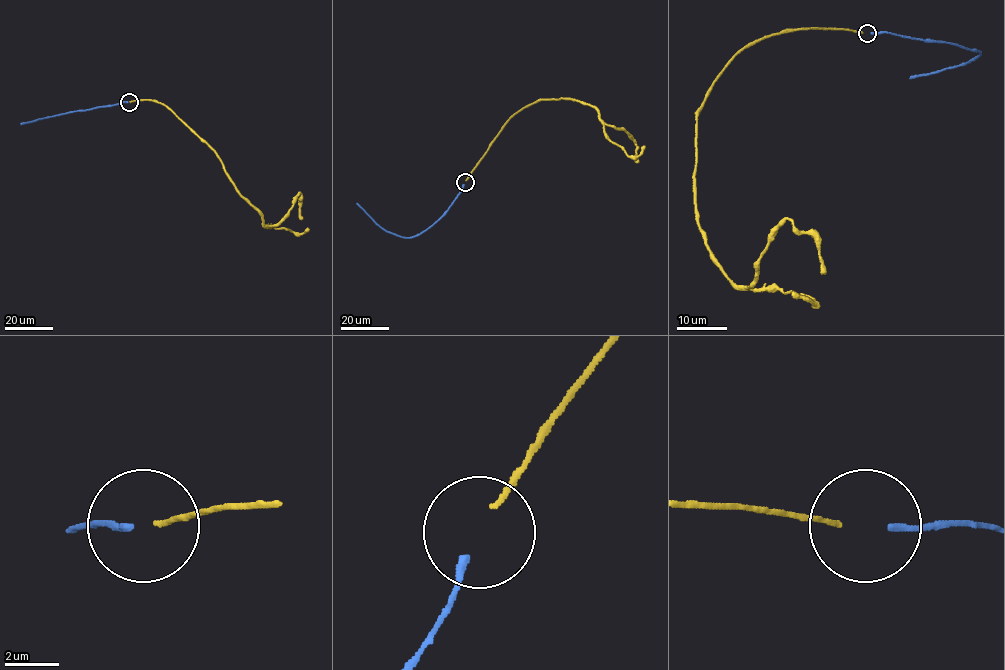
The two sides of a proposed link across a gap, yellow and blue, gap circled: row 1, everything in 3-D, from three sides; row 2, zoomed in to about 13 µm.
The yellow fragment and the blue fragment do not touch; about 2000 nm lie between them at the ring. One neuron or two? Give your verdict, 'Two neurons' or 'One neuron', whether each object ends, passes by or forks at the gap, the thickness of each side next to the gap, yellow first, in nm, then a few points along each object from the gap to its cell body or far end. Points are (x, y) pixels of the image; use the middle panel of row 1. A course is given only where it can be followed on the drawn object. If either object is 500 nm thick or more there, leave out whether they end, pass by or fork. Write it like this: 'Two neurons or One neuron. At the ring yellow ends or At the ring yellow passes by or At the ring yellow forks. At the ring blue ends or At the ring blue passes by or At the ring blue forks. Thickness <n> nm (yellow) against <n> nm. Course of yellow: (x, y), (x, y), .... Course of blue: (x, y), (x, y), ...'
One neuron. At the ring yellow ends. At the ring blue ends. Thickness 180 nm (yellow) against 280 nm. Course of yellow: (465, 180), (510, 118), (542, 99), (574, 99), (594, 107), (605, 124), (629, 134), (637, 146), (637, 162). Course of blue: (464, 184), (452, 204), (437, 220), (410, 237), (384, 230), (357, 203)

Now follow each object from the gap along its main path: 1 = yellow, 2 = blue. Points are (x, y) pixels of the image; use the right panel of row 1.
1: (862, 33), (750, 42), (697, 117), (695, 218), (713, 259), (750, 285), (786, 219), (825, 274)
2: (871, 33), (945, 41), (980, 52), (965, 64), (909, 79)

